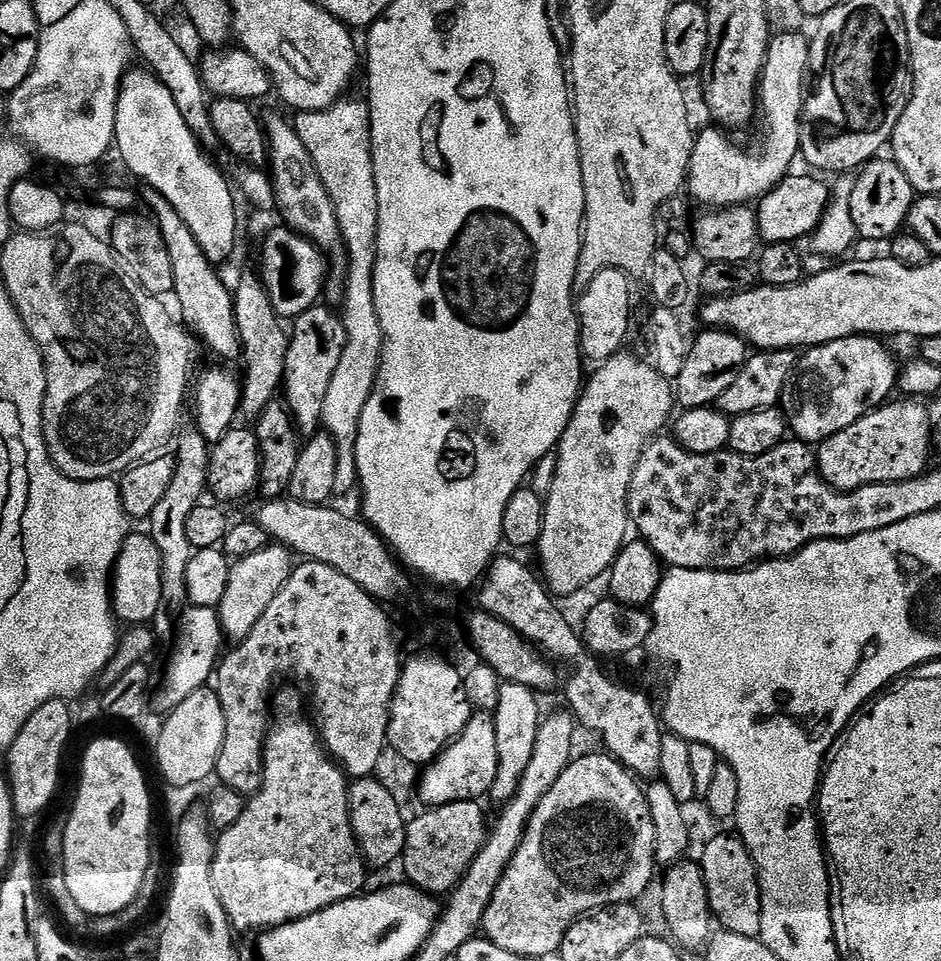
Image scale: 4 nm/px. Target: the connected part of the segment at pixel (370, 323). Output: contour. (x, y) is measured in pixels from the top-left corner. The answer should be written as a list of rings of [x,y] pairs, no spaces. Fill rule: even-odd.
[[[352,294],[352,314],[342,314],[348,337],[346,350],[342,350],[342,362],[330,378],[330,390],[326,390],[326,406],[322,406],[322,428],[332,436],[337,446],[337,474],[334,492],[342,494],[358,484],[356,474],[356,443],[358,426],[362,422],[362,410],[374,390],[376,375],[380,369],[380,355],[384,345],[384,335],[378,314],[368,314],[368,296]]]

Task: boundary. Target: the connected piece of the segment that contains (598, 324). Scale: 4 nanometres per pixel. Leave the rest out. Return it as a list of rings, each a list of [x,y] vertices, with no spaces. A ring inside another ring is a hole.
[[[607,268],[593,276],[581,293],[577,303],[577,315],[580,317],[581,355],[593,364],[601,364],[623,349],[630,326],[632,314],[632,296],[630,294],[629,275],[619,268]]]

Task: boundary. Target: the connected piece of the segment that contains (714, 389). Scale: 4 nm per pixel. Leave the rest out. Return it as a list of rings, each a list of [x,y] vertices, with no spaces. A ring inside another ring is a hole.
[[[704,330],[691,341],[686,364],[674,381],[674,400],[681,409],[707,408],[738,378],[748,363],[750,348],[741,336],[723,330]]]

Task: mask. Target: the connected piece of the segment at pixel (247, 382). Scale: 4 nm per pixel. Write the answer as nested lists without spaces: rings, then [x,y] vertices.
[[[244,276],[240,280],[240,285],[234,288],[234,310],[236,311],[236,329],[240,331],[240,347],[242,349],[242,361],[244,360],[244,376],[242,372],[242,391],[240,393],[240,411],[241,417],[245,416],[245,421],[255,422],[266,410],[266,406],[271,400],[277,399],[284,383],[284,366],[286,364],[286,350],[290,339],[286,328],[283,328],[282,318],[274,310],[272,297],[269,289],[259,280],[261,277]]]

